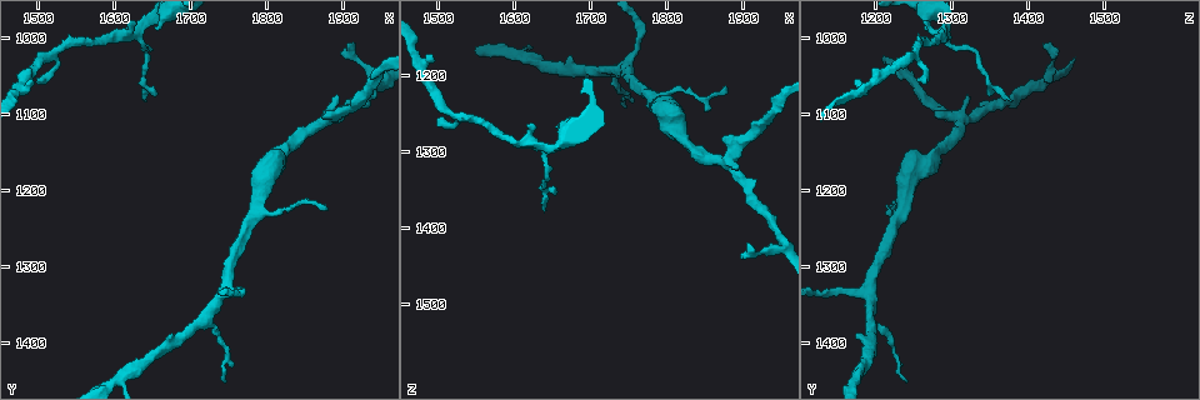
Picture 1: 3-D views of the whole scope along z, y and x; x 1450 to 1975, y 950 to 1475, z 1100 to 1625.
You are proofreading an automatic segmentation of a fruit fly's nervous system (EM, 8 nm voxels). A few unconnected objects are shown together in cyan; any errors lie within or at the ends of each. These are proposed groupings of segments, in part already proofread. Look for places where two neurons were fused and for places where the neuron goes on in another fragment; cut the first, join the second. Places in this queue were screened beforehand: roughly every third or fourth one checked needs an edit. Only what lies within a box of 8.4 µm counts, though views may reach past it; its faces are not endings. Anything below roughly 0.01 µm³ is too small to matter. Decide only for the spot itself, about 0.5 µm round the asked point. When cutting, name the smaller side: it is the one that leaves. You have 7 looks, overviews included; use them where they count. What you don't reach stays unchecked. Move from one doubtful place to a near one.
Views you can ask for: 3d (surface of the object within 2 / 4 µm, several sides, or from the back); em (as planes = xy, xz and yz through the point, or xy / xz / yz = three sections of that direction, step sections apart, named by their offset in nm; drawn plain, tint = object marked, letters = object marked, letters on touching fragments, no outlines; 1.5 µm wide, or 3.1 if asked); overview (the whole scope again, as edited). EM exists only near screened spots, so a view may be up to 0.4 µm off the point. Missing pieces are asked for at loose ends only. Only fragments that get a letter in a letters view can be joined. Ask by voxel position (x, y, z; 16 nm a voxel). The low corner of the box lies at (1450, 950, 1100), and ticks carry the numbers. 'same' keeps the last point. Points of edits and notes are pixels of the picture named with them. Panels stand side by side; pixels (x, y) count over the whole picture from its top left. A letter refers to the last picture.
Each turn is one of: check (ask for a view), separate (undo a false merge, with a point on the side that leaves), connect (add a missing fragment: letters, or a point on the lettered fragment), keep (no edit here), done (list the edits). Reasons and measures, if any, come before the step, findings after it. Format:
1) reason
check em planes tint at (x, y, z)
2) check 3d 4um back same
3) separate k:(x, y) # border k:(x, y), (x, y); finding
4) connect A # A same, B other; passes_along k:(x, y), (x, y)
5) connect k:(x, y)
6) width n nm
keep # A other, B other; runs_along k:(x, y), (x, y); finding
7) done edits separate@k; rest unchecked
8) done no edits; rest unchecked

an open end
check 3d 2um at (1645, 1085, 1375)

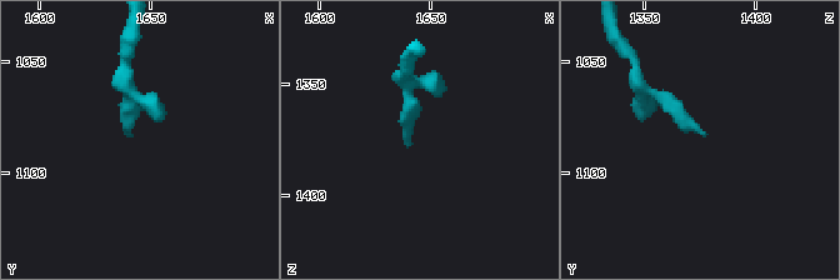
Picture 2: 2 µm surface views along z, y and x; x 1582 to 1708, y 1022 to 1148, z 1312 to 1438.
shape alone is not enough
check em planes plain at (1640, 1083, 1378)

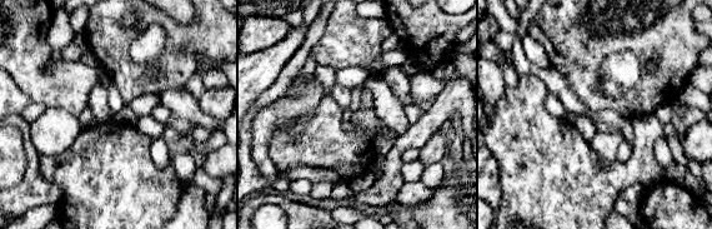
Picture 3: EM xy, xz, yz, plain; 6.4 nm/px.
check em planes letters same

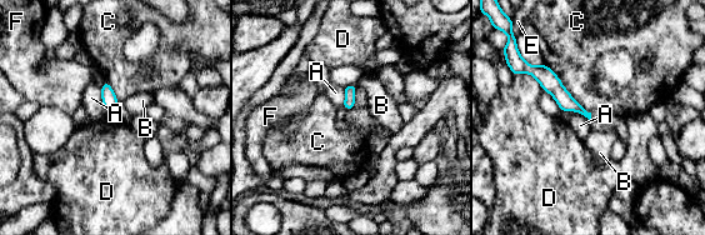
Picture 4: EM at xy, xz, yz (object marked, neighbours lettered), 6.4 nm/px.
keep # A other, B other, C other, D other, E other, F other; border 4:(100, 88), (101, 103), (108, 113); none of them fits

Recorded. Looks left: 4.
three arms meet
check em planes plain at (1880, 1105, 1315)

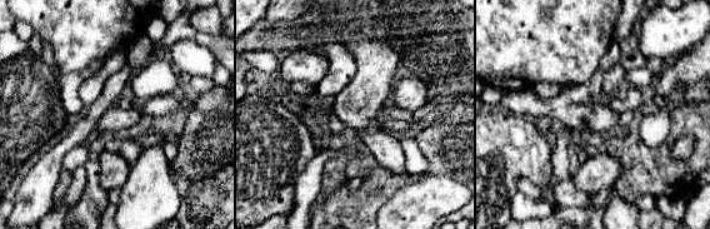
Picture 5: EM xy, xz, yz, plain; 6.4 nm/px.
where the object lies
check em planes tint same

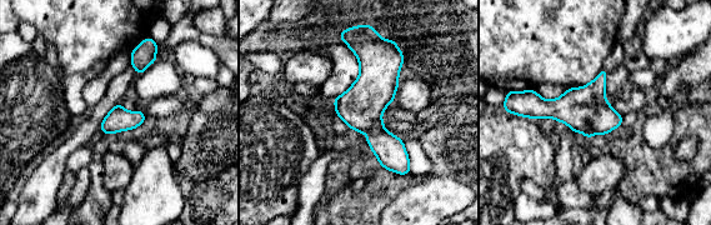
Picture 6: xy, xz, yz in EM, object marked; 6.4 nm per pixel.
see the neighbours
check em planes letters same

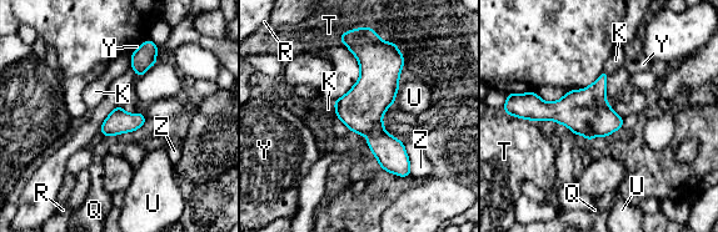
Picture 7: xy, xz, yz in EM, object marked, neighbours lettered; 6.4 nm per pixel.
longest_contact Z 220 nm
keep # K other, Q other, R other, T other, U other, Y other, Z other; border 7:(333, 102), (337, 117); one neuron here

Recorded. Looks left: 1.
done no edits; rest unchecked

